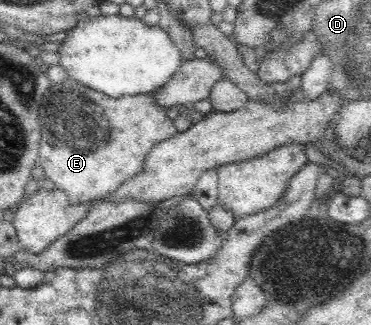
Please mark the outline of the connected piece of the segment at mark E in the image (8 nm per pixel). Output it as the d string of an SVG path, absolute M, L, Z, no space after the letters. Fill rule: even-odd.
M68 76L59 83L51 83L51 87L44 93L39 108L39 126L42 138L39 142L37 164L43 167L44 177L53 182L54 189L63 190L73 205L114 192L122 183L141 171L143 162L154 146L177 132L164 108L158 107L158 103L154 101L154 92L112 98Z

